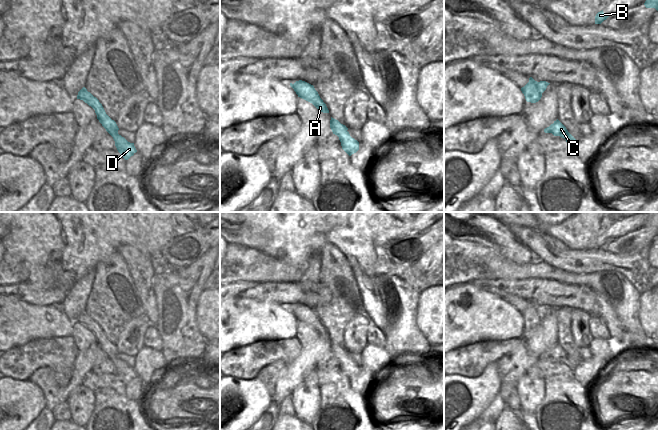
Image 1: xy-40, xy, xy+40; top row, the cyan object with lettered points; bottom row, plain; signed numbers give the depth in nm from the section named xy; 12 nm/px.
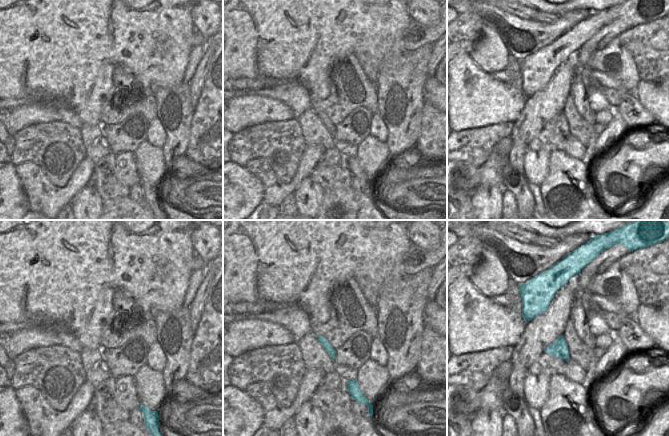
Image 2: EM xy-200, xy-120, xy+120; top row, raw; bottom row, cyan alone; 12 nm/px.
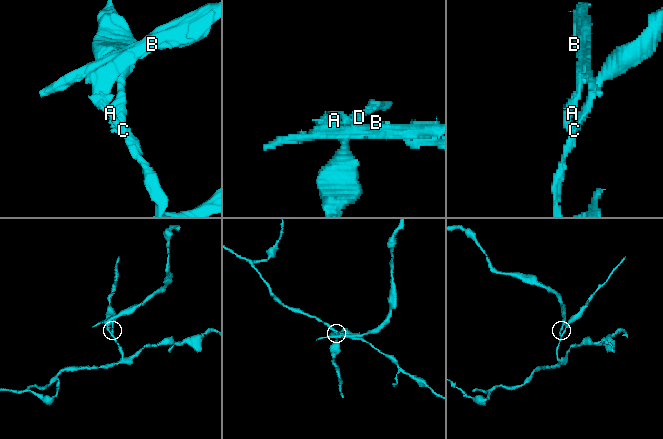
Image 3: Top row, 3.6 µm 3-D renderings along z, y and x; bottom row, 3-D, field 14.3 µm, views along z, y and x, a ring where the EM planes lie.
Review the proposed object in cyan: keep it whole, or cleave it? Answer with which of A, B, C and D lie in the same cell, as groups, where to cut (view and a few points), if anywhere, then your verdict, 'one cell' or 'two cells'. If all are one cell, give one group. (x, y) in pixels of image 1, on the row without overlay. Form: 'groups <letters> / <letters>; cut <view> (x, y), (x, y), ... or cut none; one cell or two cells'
groups A C D / B; cut xy (300, 321), (304, 320), (311, 326); two cells

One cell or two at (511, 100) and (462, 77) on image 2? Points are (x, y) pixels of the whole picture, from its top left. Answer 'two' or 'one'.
one

